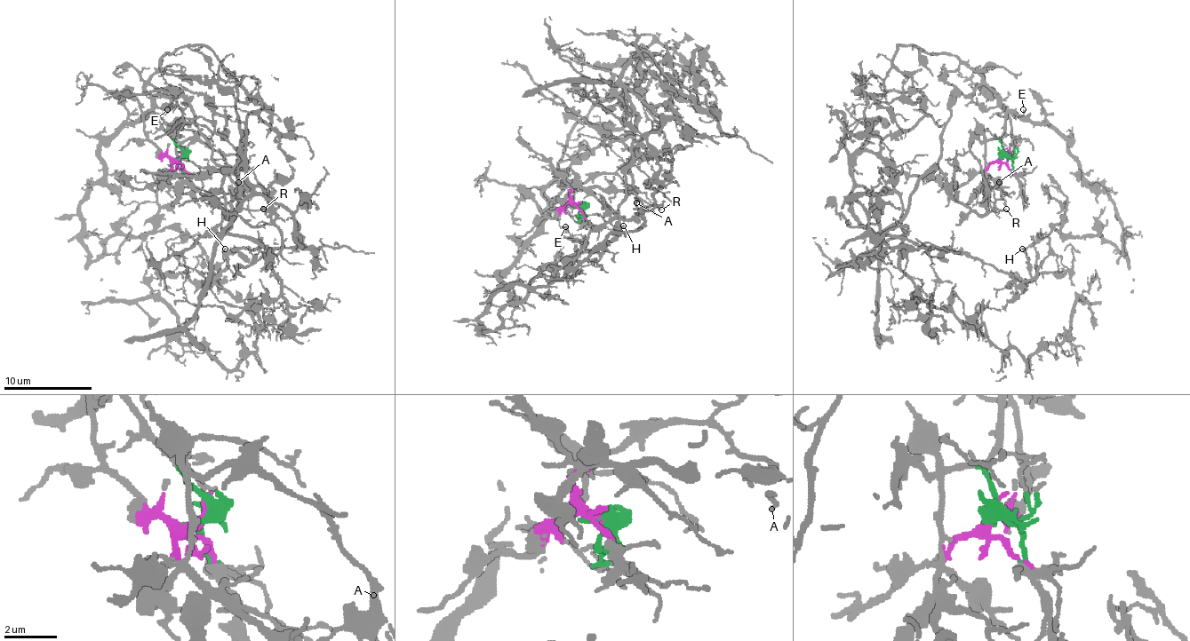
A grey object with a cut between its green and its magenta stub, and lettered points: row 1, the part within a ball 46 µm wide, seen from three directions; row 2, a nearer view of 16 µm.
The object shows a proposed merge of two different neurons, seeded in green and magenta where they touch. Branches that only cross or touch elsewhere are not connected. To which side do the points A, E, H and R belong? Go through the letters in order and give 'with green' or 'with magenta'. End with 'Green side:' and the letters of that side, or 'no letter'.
A: with magenta
E: with green
H: with green
R: with magenta
Green side: E, H

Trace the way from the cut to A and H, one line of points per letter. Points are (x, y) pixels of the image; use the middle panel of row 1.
A: (577, 205), (571, 194), (577, 187), (626, 190), (639, 199), (637, 196), (637, 203)
H: (577, 205), (551, 212), (499, 272), (502, 285), (480, 327), (493, 331), (544, 267), (602, 251), (624, 225)

